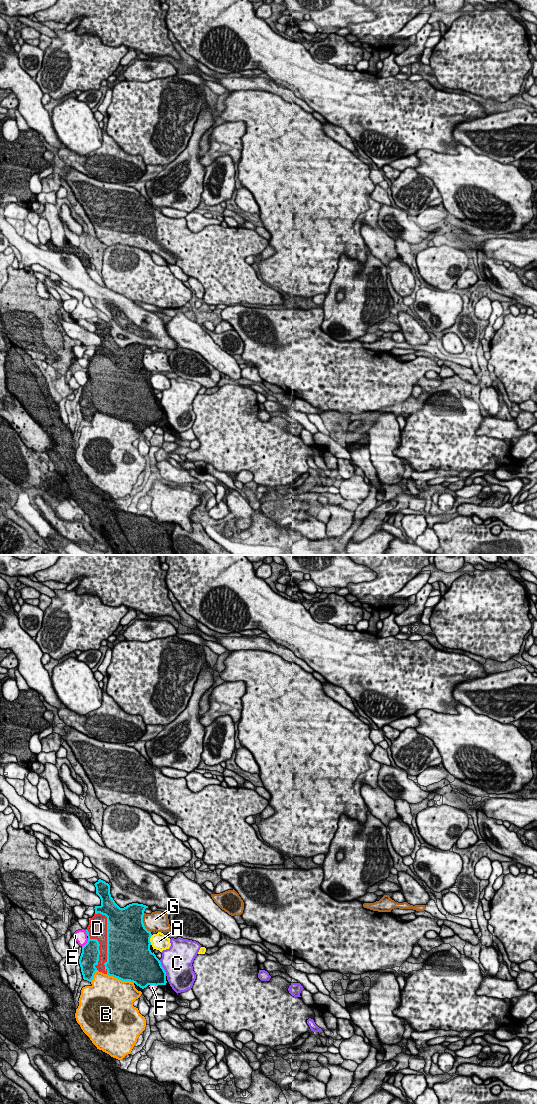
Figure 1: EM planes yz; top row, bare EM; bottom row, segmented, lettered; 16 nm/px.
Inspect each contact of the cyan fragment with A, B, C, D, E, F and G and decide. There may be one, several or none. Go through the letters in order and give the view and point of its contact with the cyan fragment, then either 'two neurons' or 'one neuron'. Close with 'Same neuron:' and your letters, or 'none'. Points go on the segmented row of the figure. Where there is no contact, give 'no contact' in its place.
A: yz (149, 940) | two neurons
B: yz (120, 979) | two neurons
C: yz (163, 968) | two neurons
D: yz (107, 941) | one neuron
E: yz (86, 943) | two neurons
F: yz (153, 984) | two neurons
G: yz (143, 923) | two neurons
Same neuron: D

